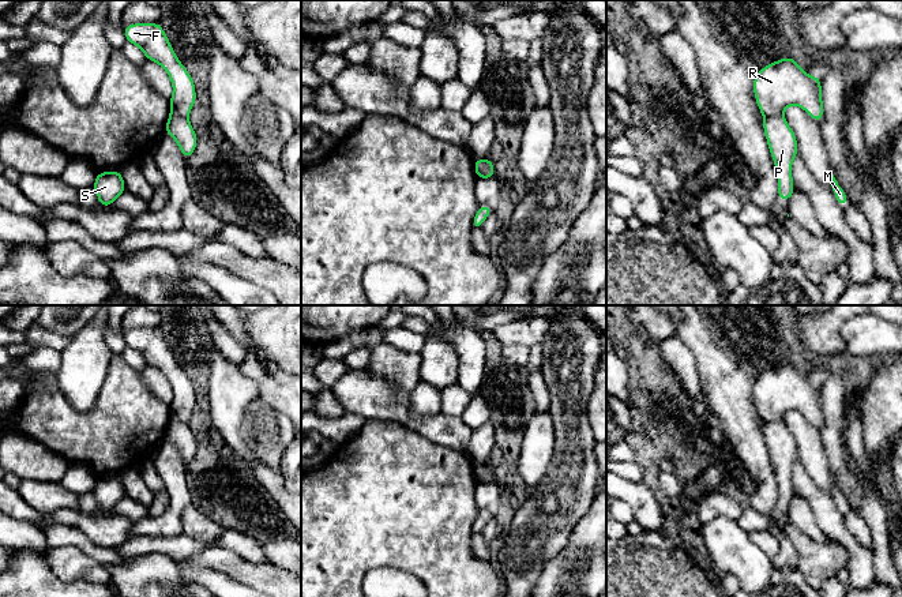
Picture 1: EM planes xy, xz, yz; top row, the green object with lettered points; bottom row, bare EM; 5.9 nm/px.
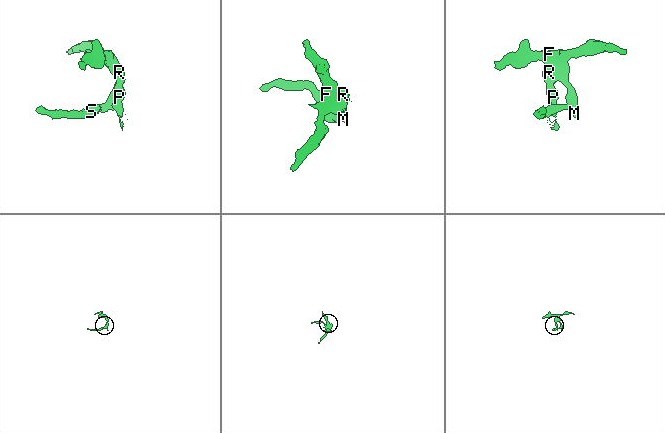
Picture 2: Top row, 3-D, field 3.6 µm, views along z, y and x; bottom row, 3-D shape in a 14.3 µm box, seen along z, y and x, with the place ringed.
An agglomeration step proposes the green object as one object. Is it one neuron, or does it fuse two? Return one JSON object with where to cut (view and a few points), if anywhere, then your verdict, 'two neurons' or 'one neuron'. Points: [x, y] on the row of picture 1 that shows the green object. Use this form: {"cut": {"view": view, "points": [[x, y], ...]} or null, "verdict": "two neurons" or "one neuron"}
{"cut": {"view": "yz", "points": [[782, 113], [765, 117]]}, "verdict": "two neurons"}

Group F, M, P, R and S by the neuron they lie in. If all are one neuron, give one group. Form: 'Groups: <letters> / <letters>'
Groups: F M R S / P

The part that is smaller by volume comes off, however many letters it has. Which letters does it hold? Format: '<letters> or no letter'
P

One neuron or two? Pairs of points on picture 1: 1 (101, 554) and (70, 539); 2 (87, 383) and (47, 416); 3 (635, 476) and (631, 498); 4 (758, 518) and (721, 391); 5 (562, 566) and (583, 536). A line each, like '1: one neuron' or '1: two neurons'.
1: one neuron
2: two neurons
3: two neurons
4: two neurons
5: one neuron

